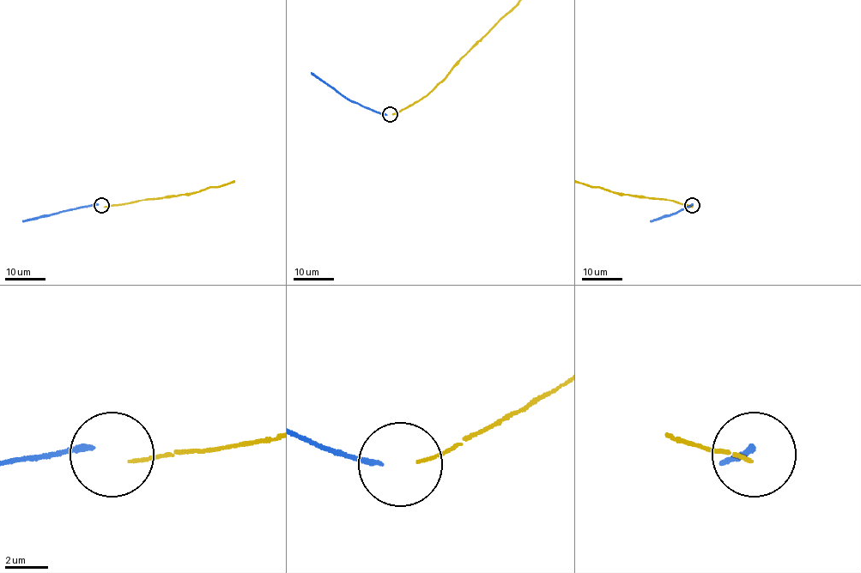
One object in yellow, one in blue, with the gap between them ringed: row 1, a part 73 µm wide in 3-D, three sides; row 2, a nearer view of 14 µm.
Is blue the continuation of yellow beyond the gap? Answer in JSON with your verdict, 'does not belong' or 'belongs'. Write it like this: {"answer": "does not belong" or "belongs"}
{"answer": "does not belong"}

